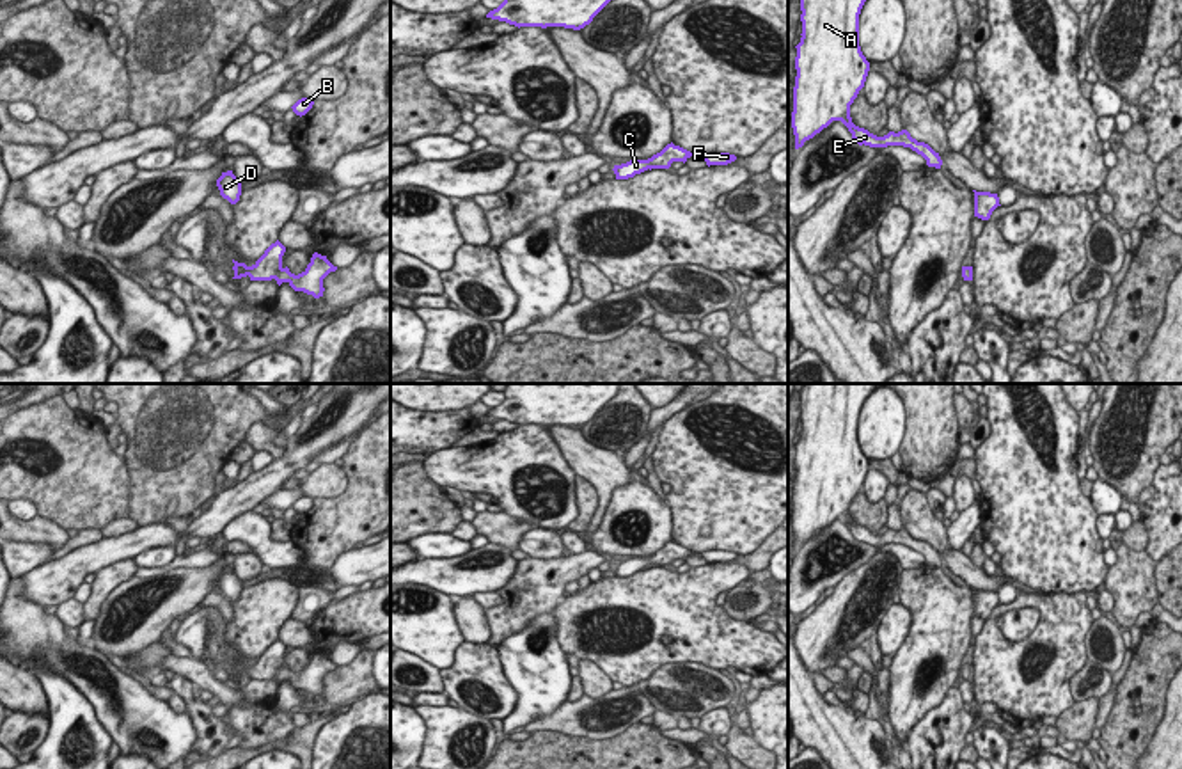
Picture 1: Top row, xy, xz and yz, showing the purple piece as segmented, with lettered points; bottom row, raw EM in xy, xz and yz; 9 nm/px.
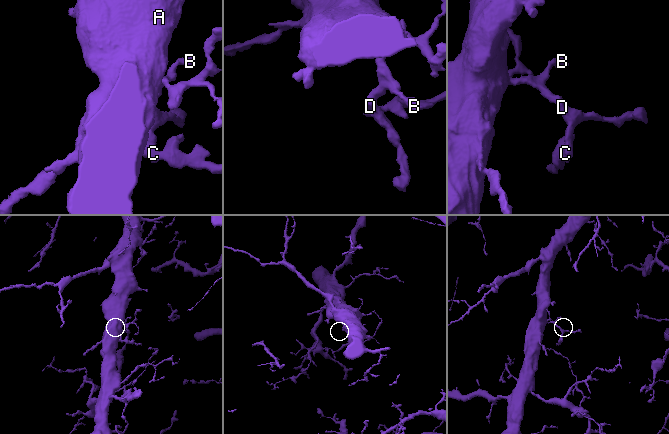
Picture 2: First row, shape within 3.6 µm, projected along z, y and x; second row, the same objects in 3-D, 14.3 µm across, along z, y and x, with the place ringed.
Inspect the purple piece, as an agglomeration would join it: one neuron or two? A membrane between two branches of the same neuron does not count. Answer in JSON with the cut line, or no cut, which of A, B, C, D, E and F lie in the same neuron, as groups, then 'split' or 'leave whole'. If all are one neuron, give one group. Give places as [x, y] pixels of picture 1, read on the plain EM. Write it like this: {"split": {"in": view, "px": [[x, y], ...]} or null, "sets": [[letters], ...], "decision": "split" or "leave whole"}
{"split": null, "sets": [["A", "B", "C", "D", "E", "F"]], "decision": "leave whole"}

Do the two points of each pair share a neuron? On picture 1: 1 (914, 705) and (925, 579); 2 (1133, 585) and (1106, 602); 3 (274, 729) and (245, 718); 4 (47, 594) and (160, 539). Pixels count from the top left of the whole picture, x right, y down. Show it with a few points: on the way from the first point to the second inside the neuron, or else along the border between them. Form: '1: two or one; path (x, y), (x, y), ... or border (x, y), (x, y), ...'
1: one; path (918, 673), (925, 659), (925, 611)
2: two; border (1106, 588), (1113, 597), (1111, 613)
3: one; path (267, 727), (252, 718)
4: one; path (75, 565), (109, 549), (132, 544)

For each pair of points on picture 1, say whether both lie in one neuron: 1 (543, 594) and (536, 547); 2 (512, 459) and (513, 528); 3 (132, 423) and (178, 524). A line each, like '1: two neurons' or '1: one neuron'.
1: two neurons
2: two neurons
3: two neurons

